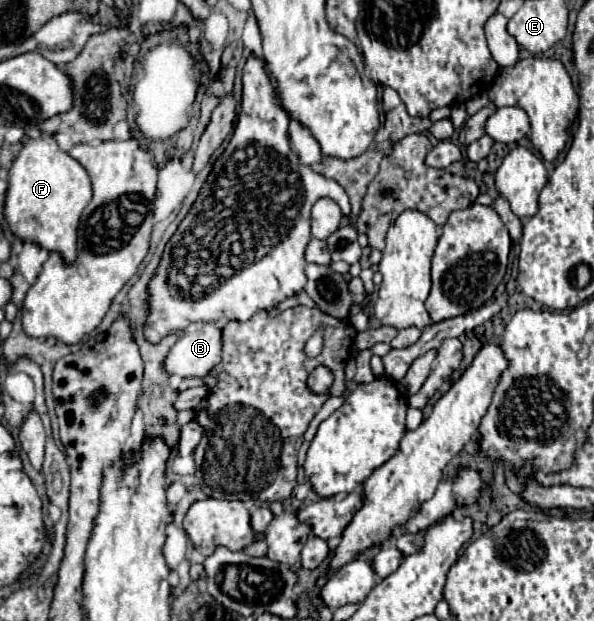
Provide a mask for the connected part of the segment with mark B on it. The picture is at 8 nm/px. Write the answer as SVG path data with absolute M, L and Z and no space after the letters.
M216 323L190 325L166 357L166 371L180 377L204 377L222 361L222 329Z

